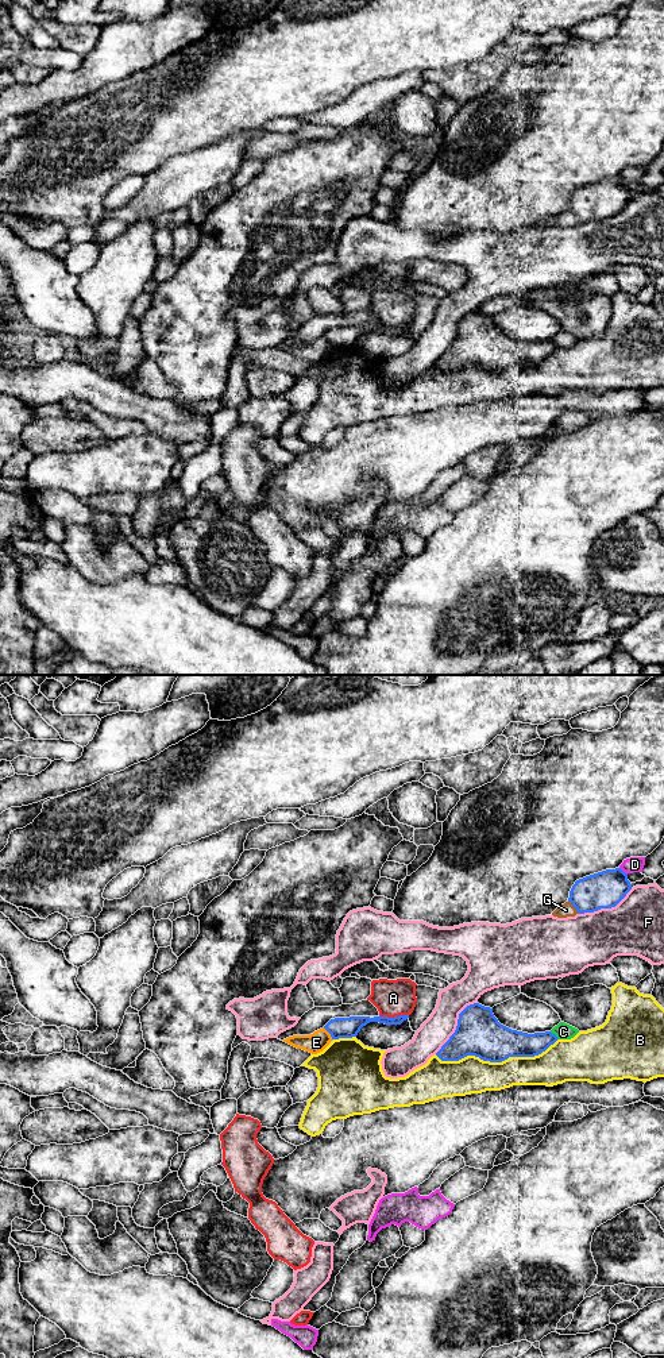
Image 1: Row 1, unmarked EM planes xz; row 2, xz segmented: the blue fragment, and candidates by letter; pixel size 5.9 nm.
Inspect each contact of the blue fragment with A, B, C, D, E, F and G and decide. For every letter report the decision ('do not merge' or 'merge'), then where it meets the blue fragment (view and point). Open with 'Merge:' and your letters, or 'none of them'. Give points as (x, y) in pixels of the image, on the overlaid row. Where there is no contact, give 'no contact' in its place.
Merge: none of them
A: do not merge; meets blue in xz at (394, 1017)
B: do not merge; meets blue in xz at (495, 1061)
C: do not merge; meets blue in xz at (554, 1034)
D: do not merge; meets blue in xz at (622, 871)
E: do not merge; meets blue in xz at (328, 1031)
F: do not merge; meets blue in xz at (458, 1025)
G: do not merge; meets blue in xz at (574, 906)

